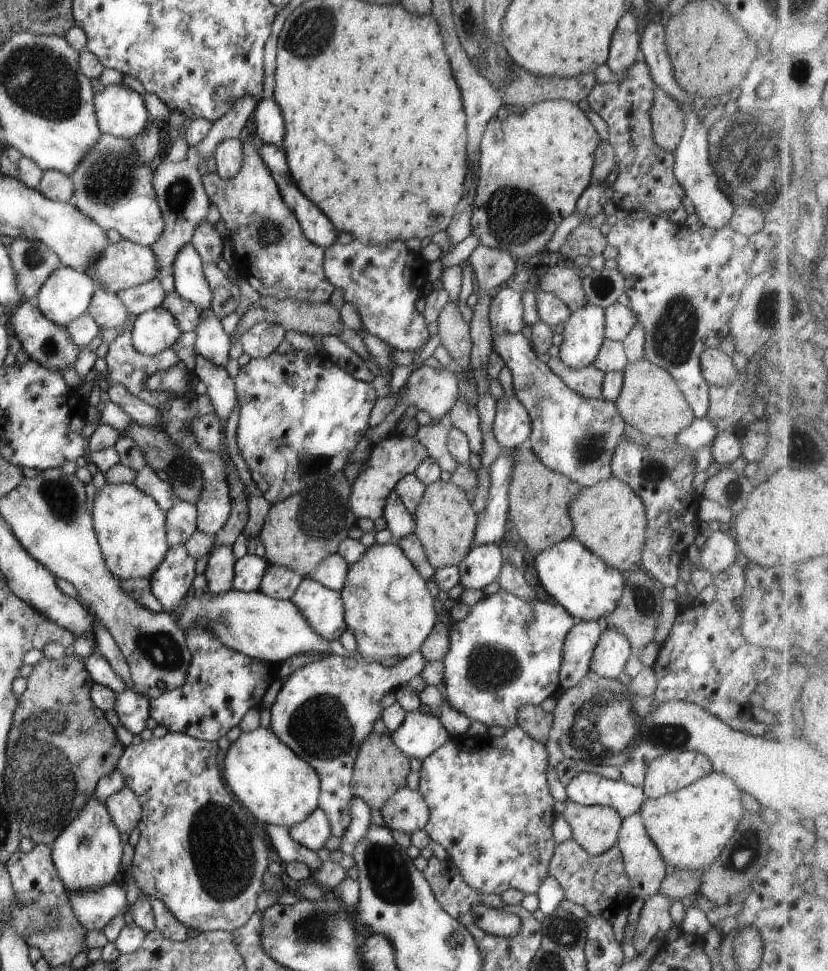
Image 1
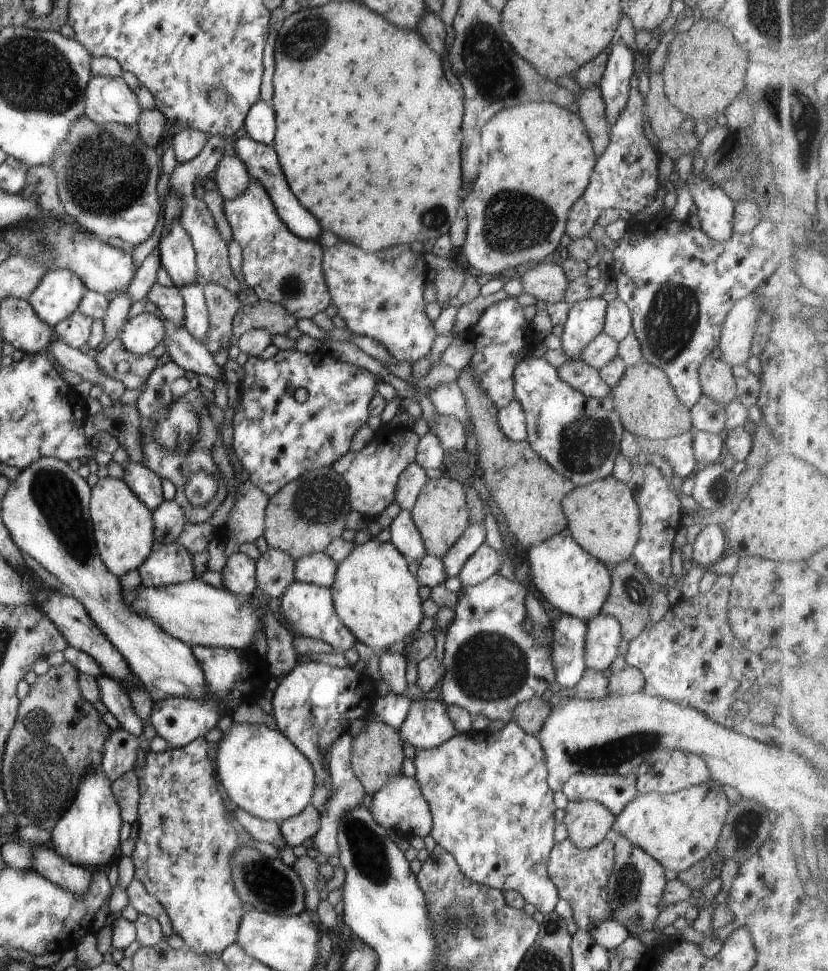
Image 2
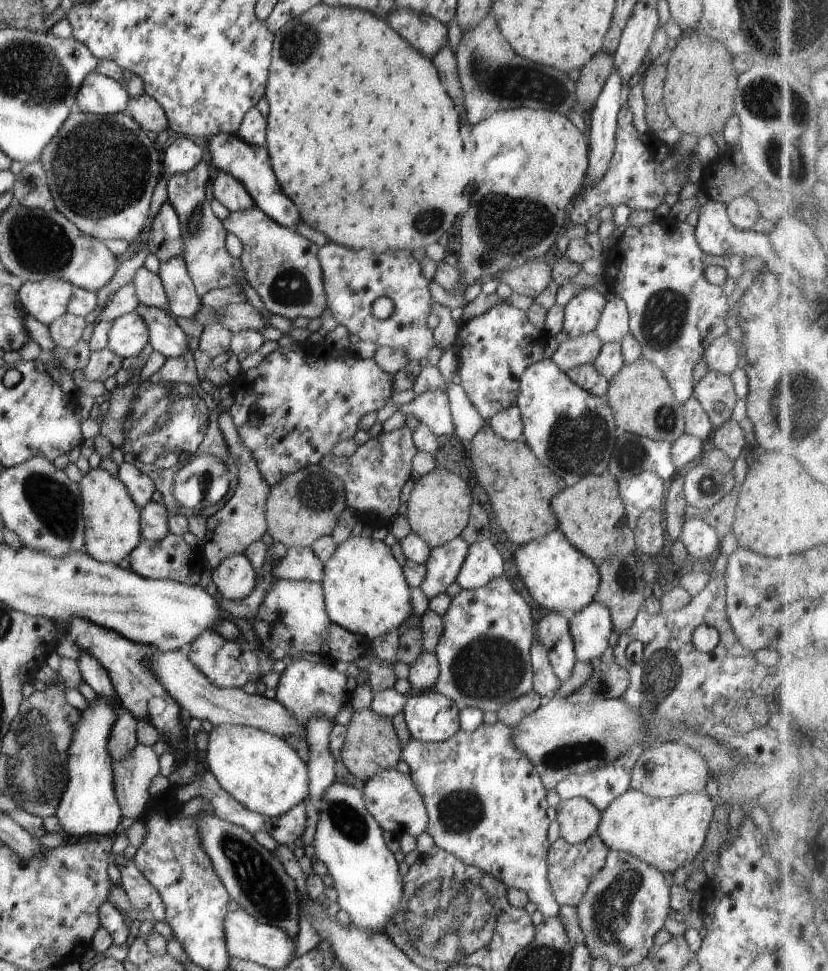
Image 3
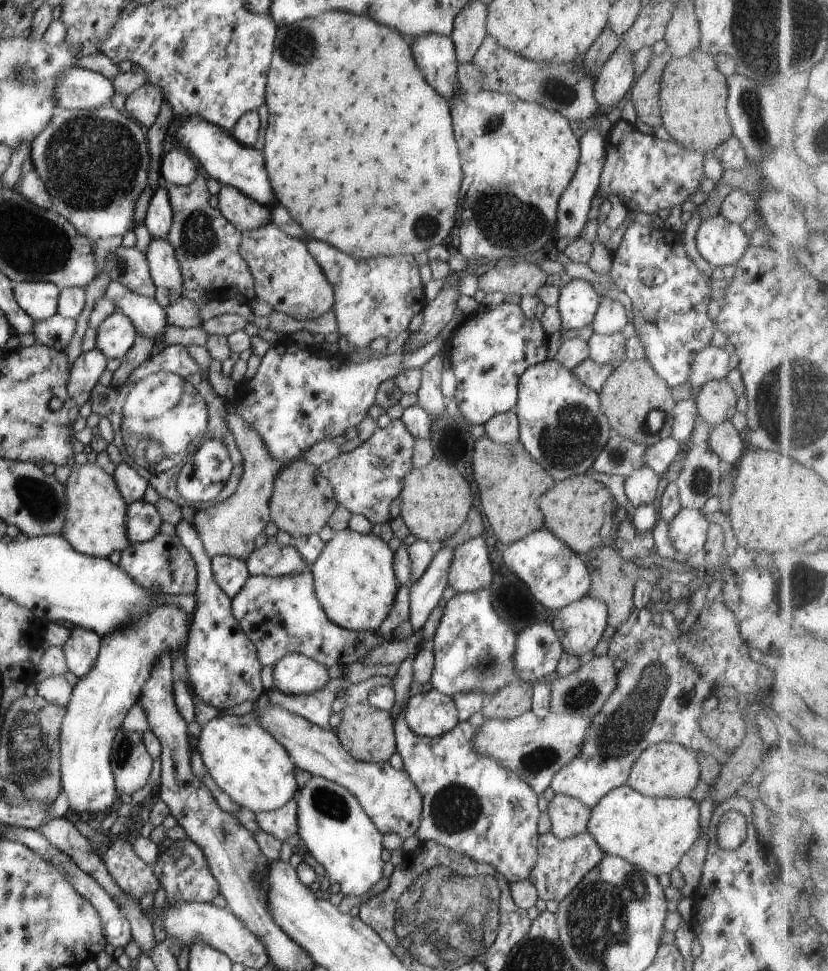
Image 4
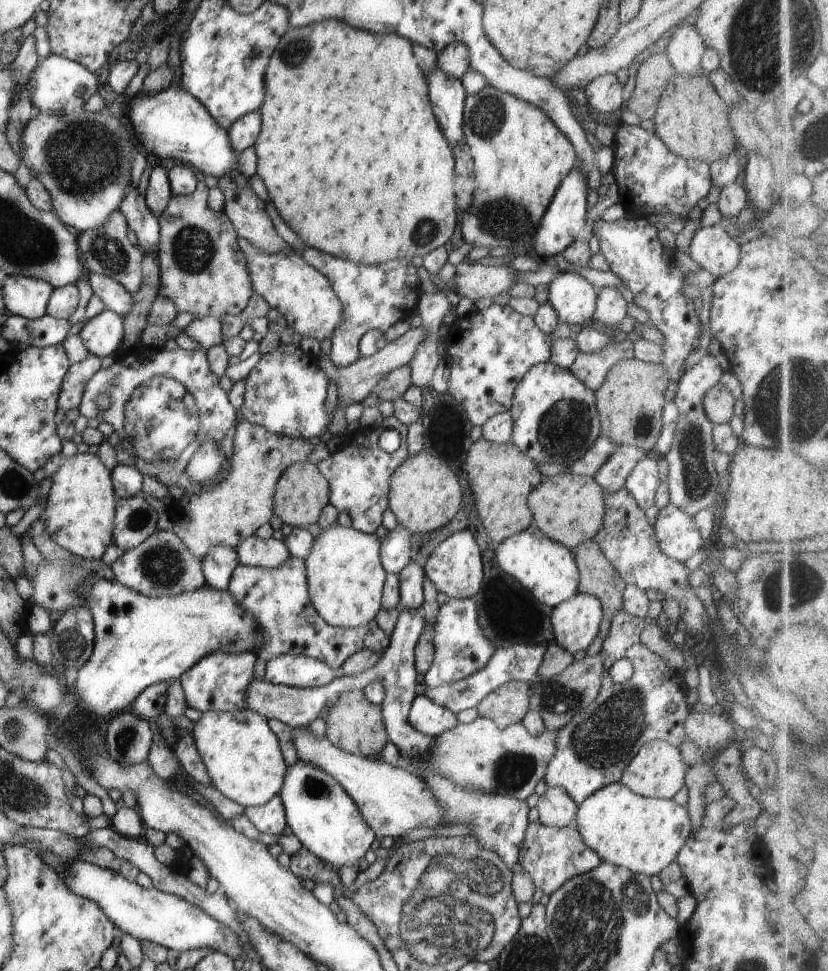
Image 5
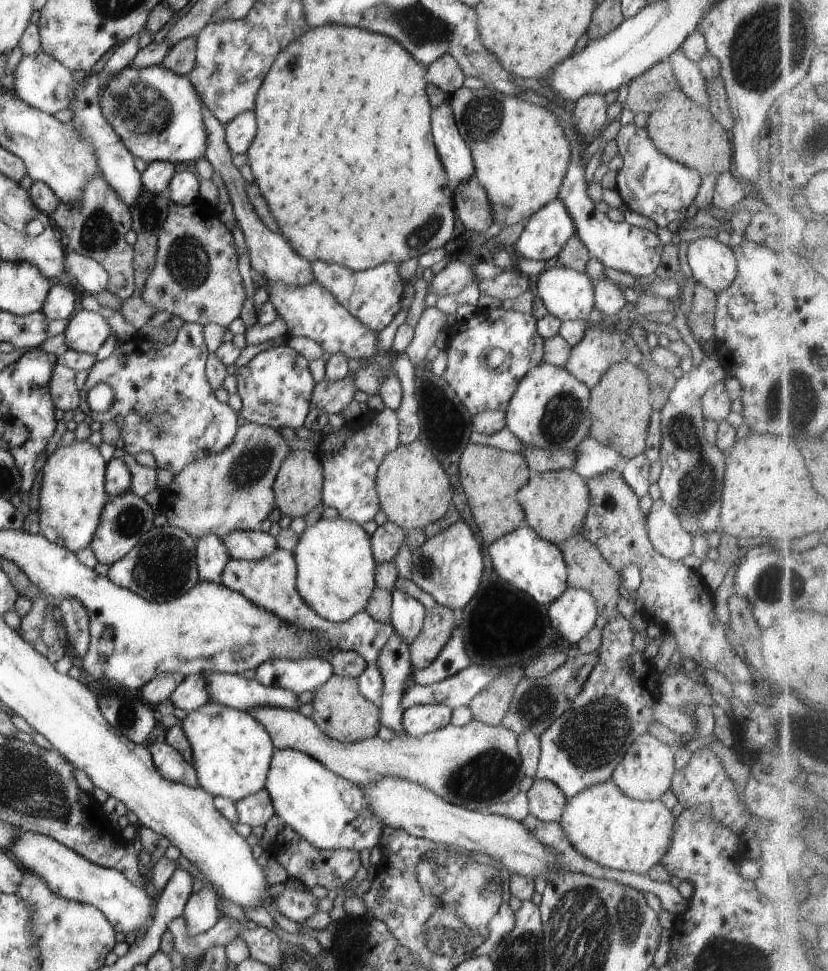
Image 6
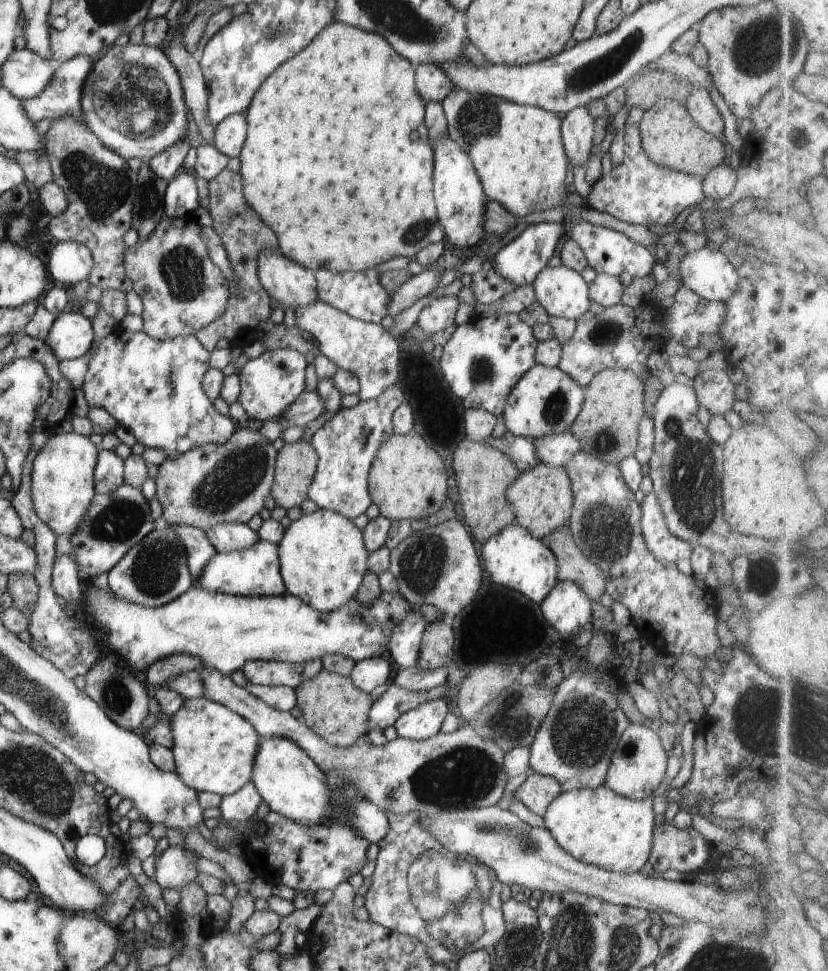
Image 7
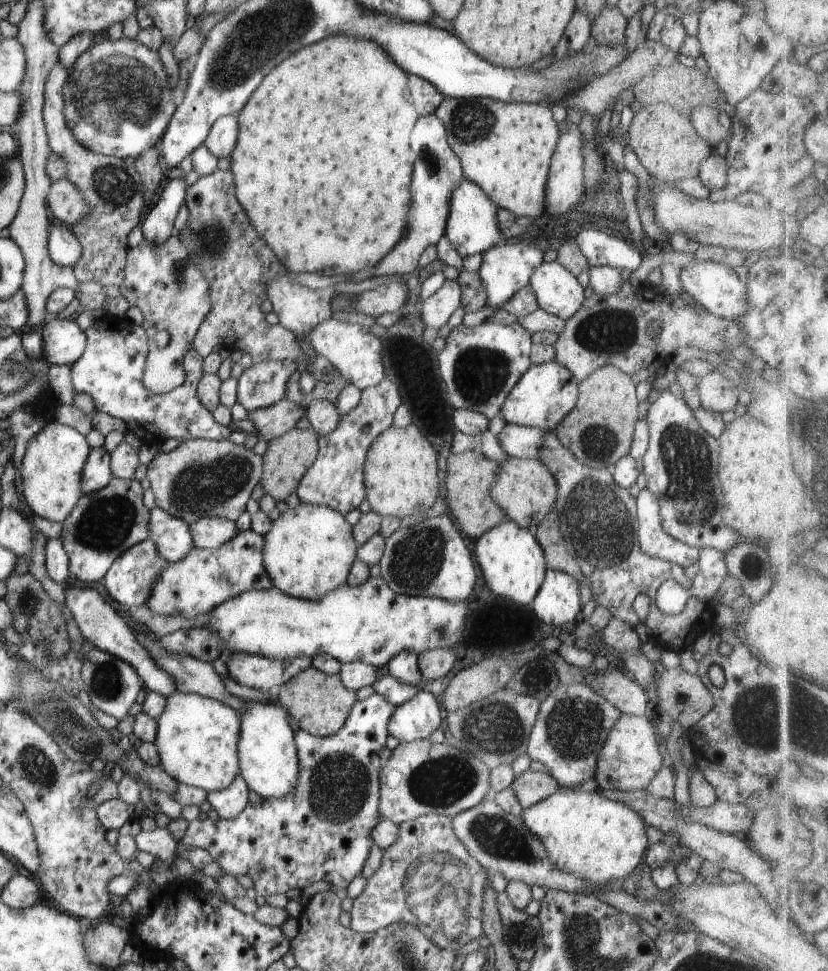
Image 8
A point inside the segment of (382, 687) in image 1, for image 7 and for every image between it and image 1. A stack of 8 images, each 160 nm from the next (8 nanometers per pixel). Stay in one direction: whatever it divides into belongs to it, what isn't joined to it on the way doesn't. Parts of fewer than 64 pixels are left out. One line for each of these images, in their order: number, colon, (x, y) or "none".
2: (315, 703)
3: (305, 688)
4: (295, 674)
5: (301, 671)
6: (300, 675)
7: (264, 673)

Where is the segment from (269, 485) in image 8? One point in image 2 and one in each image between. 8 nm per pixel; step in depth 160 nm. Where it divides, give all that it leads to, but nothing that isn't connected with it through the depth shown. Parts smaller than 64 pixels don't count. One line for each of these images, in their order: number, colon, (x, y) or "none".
2: (302, 518)
3: (304, 506)
4: (302, 501)
5: (302, 491)
6: (298, 485)
7: (296, 464)

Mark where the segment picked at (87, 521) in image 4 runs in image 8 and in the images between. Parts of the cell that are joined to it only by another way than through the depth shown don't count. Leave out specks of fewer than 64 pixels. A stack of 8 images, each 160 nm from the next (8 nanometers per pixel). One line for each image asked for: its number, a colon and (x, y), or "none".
5: (79, 515)
6: (72, 495)
7: (62, 488)
8: (51, 471)

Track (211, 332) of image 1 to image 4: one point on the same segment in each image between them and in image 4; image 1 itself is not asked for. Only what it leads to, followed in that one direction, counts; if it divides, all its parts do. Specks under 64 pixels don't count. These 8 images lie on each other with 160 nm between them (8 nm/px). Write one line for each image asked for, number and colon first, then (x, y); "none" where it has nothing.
2: (196, 318)
3: (183, 301)
4: (164, 268)

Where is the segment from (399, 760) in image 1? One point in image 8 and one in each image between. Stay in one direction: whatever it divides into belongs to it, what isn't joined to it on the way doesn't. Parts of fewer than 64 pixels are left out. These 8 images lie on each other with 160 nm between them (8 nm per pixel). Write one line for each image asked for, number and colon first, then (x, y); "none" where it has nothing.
2: (377, 755)
3: (371, 744)
4: (366, 732)
5: (354, 724)
6: (339, 709)
7: (334, 708)
8: (321, 703)

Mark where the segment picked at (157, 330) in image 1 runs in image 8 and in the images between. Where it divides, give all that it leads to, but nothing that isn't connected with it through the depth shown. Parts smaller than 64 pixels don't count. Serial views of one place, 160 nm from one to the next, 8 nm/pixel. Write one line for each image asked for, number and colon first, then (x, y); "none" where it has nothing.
2: (140, 334)
3: (128, 334)
4: (114, 336)
5: (102, 335)
6: (86, 331)
7: (72, 335)
8: (63, 341)

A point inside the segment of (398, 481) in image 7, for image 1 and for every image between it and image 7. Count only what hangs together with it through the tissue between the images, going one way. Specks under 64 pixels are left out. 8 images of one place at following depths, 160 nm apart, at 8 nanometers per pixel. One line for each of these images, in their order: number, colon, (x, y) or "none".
1: (445, 521)
2: (440, 513)
3: (438, 510)
4: (435, 499)
5: (424, 494)
6: (413, 489)

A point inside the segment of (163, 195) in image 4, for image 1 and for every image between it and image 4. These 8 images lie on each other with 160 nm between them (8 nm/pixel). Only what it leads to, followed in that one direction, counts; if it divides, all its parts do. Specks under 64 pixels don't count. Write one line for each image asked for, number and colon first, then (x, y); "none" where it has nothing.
1: (190, 283)
2: (177, 255)
3: (165, 239)

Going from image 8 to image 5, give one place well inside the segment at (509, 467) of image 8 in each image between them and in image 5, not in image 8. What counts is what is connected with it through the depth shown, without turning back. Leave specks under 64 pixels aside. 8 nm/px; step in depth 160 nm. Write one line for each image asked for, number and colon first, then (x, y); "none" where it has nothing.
5: (568, 508)
6: (555, 503)
7: (542, 499)

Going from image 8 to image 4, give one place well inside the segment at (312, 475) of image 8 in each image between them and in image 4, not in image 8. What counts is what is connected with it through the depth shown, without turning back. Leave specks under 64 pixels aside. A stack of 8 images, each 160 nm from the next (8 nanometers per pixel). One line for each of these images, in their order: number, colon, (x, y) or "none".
4: (366, 480)
5: (358, 472)
6: (350, 456)
7: (347, 444)

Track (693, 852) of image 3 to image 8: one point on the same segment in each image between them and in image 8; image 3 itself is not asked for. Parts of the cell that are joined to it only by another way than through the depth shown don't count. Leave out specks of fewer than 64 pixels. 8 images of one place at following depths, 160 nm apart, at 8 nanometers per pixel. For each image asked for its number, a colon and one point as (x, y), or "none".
4: (652, 833)
5: (643, 835)
6: (604, 825)
7: (597, 826)
8: (597, 839)

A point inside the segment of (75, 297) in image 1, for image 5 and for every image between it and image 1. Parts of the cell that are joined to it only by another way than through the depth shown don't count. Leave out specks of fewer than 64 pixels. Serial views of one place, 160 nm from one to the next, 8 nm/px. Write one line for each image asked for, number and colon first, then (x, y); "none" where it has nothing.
2: (56, 297)
3: (45, 300)
4: (38, 299)
5: (27, 297)

